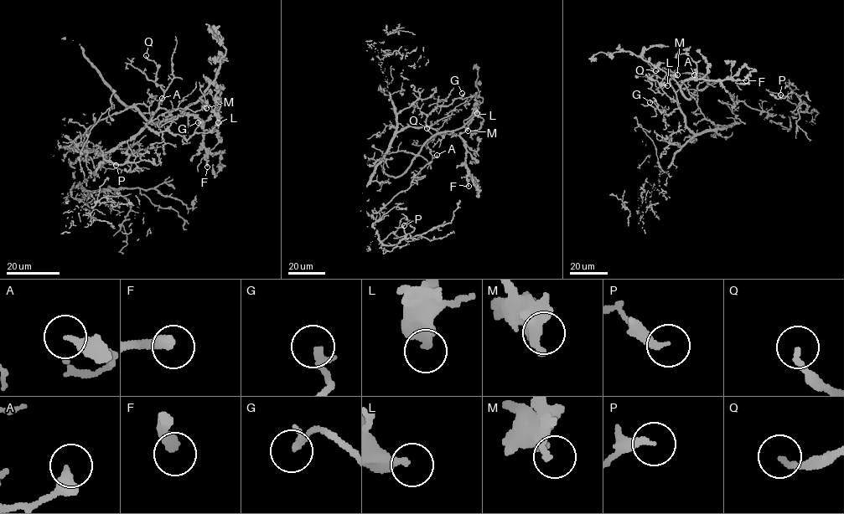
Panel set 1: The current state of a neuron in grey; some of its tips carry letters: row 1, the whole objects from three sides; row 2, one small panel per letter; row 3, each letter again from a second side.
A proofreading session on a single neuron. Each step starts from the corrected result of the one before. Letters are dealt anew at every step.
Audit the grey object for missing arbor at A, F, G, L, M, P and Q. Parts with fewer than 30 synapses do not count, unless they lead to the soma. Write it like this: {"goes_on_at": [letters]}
{"goes_on_at": ["F", "M", "Q"]}

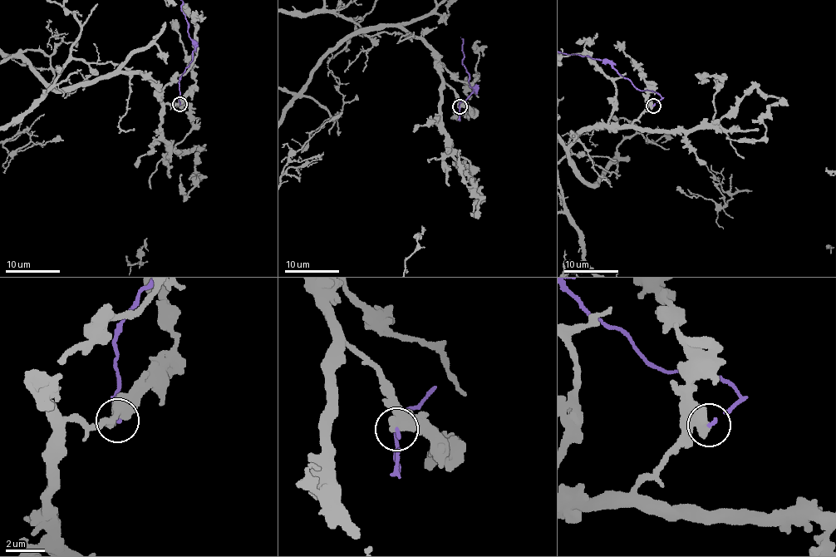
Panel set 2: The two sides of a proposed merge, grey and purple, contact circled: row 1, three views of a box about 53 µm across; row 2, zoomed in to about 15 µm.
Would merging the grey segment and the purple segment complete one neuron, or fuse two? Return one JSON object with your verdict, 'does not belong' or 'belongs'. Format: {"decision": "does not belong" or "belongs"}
{"decision": "does not belong"}

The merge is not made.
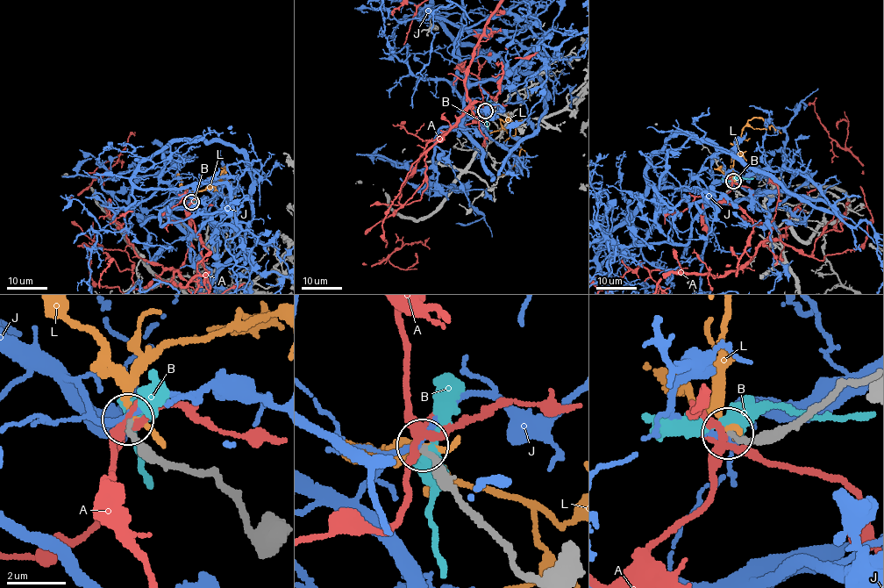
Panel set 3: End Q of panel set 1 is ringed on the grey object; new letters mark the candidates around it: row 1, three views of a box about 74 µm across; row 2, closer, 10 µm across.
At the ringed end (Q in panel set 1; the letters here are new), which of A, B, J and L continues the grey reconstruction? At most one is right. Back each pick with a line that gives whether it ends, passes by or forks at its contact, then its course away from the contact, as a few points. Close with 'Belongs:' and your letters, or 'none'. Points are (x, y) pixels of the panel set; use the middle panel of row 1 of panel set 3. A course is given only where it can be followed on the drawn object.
Belongs: none

